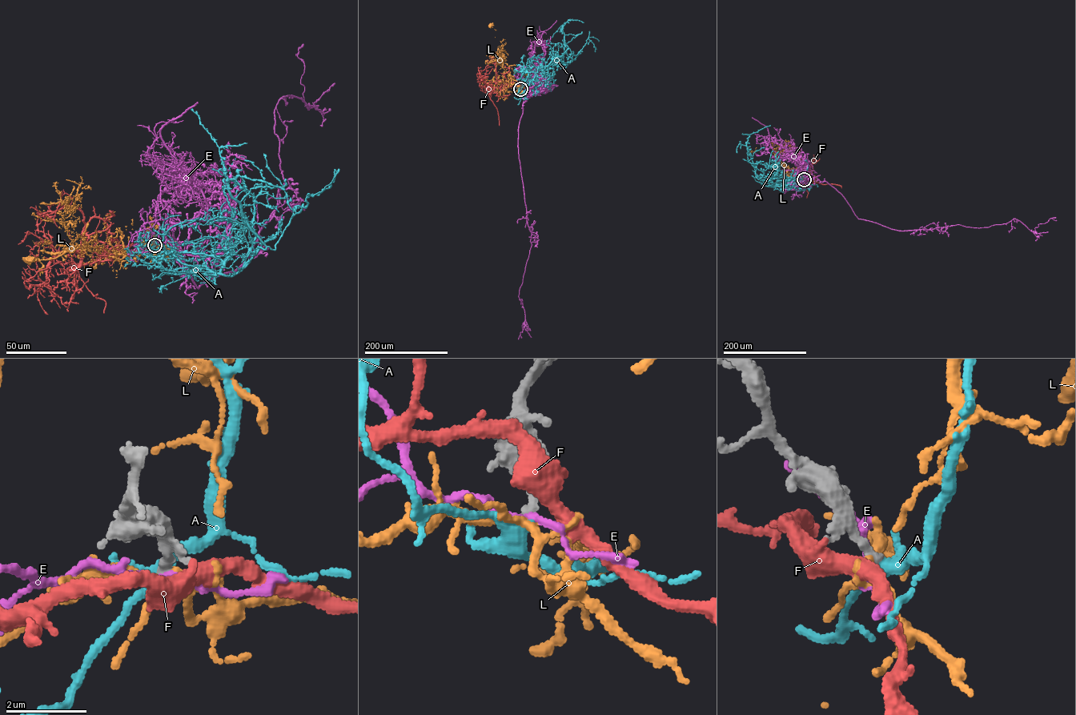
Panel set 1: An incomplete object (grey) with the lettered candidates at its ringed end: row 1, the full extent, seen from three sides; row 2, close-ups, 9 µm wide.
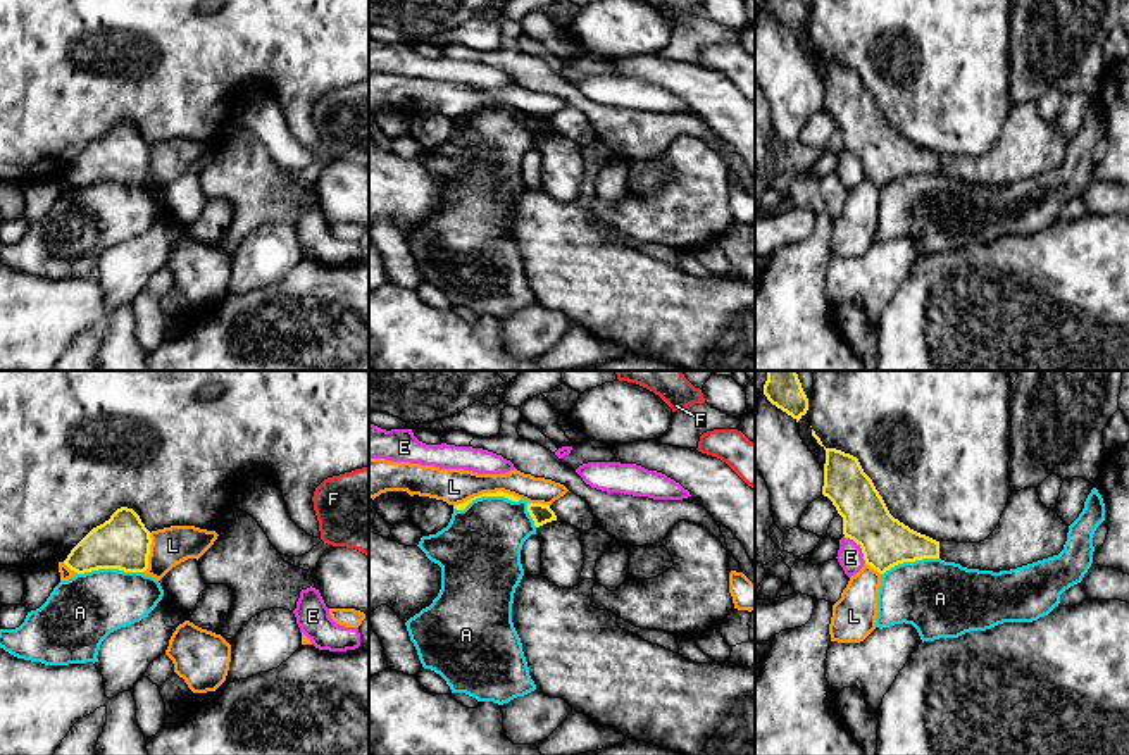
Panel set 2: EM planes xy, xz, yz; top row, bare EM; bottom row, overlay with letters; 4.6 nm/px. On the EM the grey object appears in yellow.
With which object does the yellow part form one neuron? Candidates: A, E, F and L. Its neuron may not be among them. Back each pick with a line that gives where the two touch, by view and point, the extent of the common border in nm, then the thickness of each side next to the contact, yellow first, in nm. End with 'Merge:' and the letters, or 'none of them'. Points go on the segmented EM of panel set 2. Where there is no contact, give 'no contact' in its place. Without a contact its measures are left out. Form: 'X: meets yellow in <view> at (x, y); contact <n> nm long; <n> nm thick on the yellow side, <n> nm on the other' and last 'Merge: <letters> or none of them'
Merge: none of them

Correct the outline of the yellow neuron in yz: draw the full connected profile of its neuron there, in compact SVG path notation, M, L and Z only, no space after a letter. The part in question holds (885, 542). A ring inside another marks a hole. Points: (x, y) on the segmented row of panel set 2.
M826 448L824 486L827 496L843 517L843 534L853 540L864 553L864 560L879 574L903 562L922 558L941 558L967 569L1010 571L1053 555L1064 550L1069 526L1055 510L1046 509L1036 488L1012 491L996 529L981 543L936 541L920 534L895 519L872 479L864 472L857 457L836 448Z

